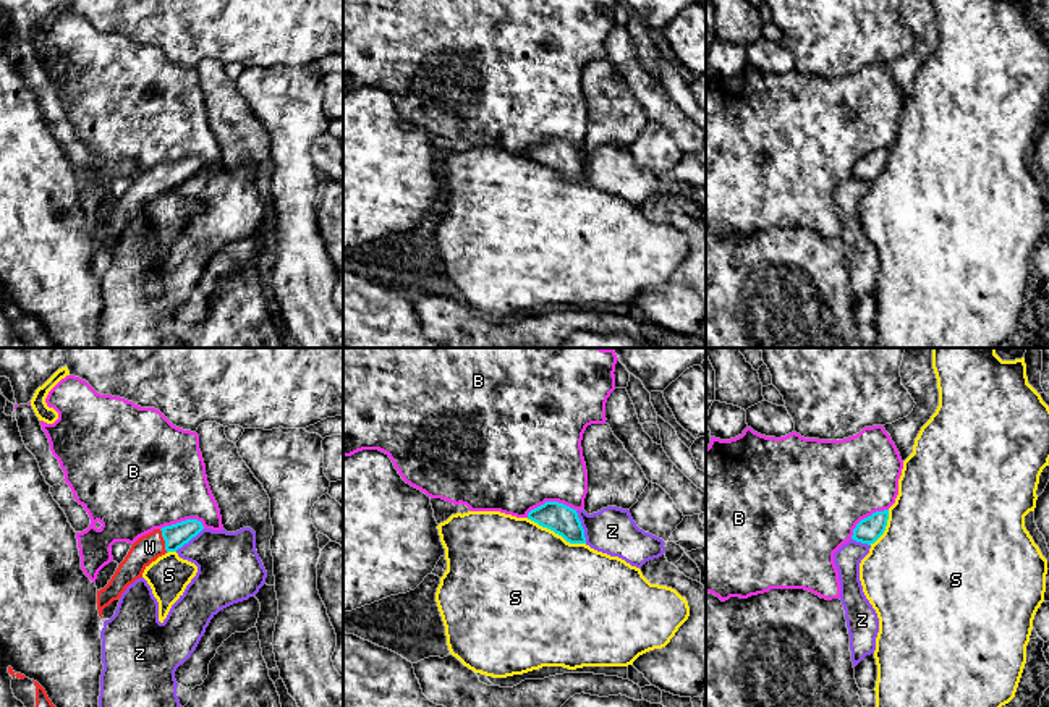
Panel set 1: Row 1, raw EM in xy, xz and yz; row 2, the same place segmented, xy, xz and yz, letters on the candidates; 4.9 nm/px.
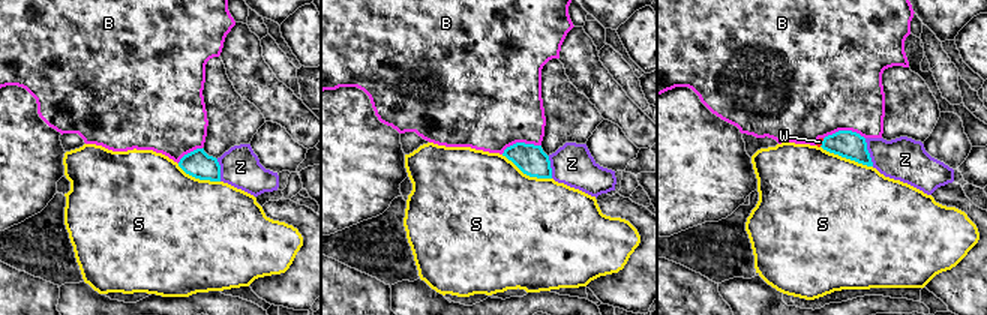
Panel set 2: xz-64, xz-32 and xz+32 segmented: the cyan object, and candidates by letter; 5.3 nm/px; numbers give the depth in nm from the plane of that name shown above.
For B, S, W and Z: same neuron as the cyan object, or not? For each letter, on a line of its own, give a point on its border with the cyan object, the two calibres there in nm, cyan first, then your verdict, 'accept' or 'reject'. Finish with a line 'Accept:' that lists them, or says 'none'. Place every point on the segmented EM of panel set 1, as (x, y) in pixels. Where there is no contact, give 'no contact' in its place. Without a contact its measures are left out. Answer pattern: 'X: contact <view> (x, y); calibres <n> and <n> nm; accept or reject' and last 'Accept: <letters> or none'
B: contact xz (551, 502); calibres 150 and 480 nm; reject
S: contact xz (556, 533); calibres 150 and 500 nm; reject
W: contact xy (164, 539); calibres 120 and 140 nm; accept
Z: contact xz (581, 528); calibres 150 and 240 nm; reject
Accept: W

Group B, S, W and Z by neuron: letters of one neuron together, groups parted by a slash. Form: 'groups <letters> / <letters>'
groups B / S / W / Z

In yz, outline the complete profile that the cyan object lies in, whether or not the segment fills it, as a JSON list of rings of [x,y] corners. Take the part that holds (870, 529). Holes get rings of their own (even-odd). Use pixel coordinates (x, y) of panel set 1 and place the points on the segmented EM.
[[[889,510],[873,513],[856,524],[852,539],[868,545],[874,544],[884,534],[887,519]]]

